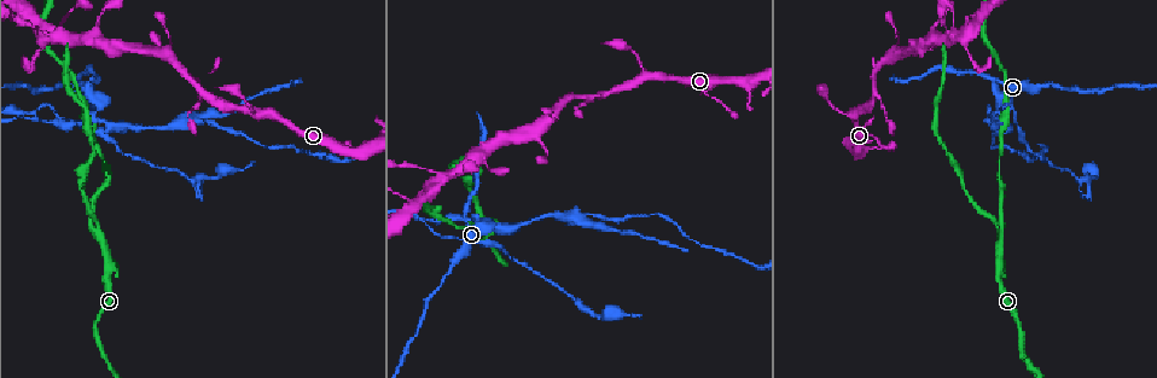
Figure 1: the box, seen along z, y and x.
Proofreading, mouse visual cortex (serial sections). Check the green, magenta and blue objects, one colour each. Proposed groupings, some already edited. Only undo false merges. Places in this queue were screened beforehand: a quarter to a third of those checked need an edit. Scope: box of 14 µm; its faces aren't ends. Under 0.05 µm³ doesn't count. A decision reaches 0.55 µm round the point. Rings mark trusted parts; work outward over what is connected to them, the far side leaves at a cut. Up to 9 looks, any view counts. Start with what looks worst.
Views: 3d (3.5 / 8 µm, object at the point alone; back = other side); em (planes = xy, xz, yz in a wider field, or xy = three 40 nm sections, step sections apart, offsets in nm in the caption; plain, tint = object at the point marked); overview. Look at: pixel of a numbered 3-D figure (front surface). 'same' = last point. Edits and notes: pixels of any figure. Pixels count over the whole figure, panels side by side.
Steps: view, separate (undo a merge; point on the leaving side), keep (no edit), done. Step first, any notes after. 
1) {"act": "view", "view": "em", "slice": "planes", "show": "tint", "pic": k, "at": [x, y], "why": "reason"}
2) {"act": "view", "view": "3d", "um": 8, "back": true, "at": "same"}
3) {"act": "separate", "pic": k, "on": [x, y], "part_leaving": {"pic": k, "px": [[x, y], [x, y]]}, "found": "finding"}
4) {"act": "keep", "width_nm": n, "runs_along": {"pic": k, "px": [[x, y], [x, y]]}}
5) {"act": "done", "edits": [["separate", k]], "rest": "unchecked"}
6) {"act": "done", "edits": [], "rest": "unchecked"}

{"act": "view", "view": "3d", "um": 3.5, "pic": 1, "at": [99, 237], "why": "two arms at a narrow angle"}

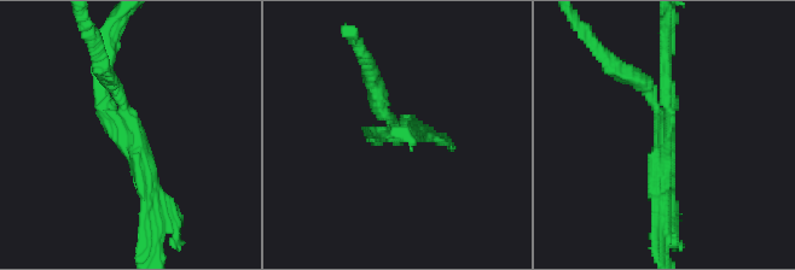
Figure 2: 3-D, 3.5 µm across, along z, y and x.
{"act": "view", "view": "em", "slice": "xy", "step": 5, "show": "tint", "pic": 2, "at": [133, 141], "why": "shape alone is not enough"}

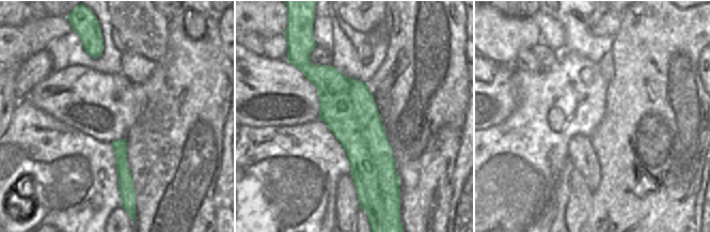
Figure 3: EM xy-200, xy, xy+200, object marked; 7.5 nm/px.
{"act": "separate", "pic": 2, "on": [663, 76], "arms": 3, "arm_widths_nm": [200, 200, 200], "part_leaving": {"pic": 2, "px": [[665, 182], [671, 111], [668, 75]]}, "found": "two cells meet here"}

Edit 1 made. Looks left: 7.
{"act": "view", "view": "overview", "why": "see it whole again"}

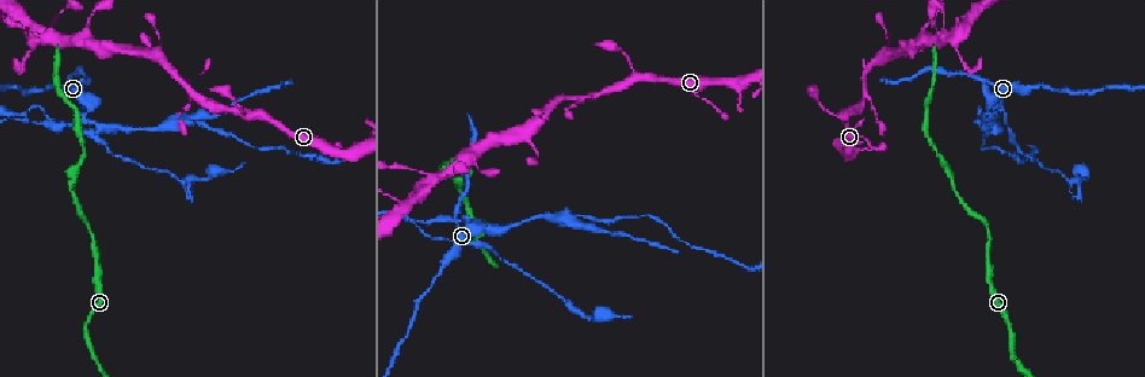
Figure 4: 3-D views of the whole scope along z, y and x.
{"act": "view", "view": "3d", "um": 8, "pic": 4, "at": [85, 114], "why": "branch point"}

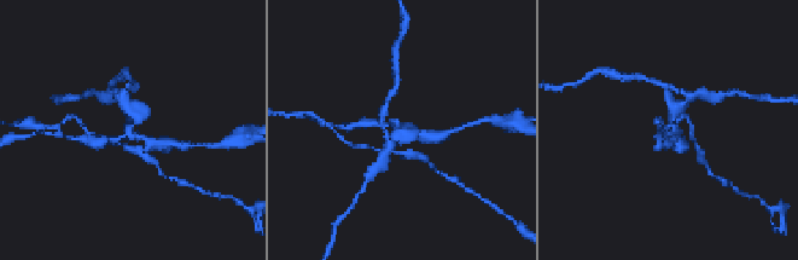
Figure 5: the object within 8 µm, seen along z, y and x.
{"act": "view", "view": "em", "slice": "planes", "show": "tint", "pic": 5, "at": [672, 131], "arms": 3, "arm_widths_nm": [150, 250, 300]}

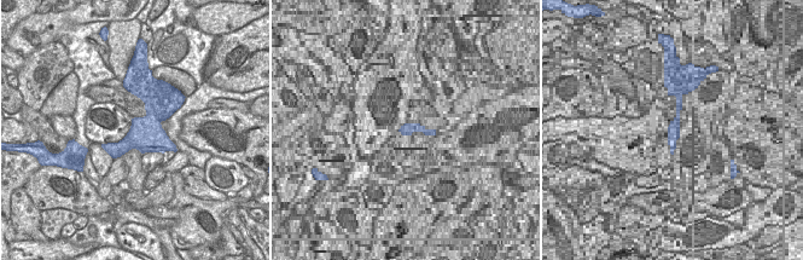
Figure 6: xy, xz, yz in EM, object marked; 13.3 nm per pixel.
{"act": "separate", "pic": 5, "on": [675, 143], "found": "two cells meet here"}

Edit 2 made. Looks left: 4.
{"act": "view", "view": "3d", "um": 3.5, "pic": 4, "at": [640, 79], "why": "two arms in line, one across"}

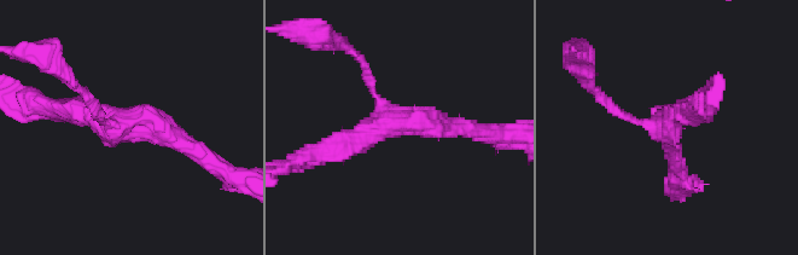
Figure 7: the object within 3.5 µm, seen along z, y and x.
{"act": "view", "view": "em", "slice": "xy", "step": 5, "show": "tint", "pic": 7, "at": [664, 120], "arms": 3, "arm_widths_nm": [150, 250, 300], "why": "shape alone is not enough"}

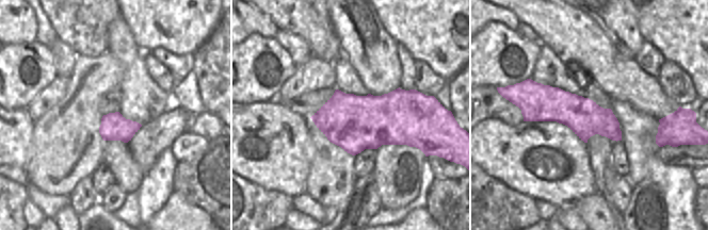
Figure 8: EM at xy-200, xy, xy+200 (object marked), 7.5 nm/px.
{"act": "keep", "runs_along": {"pic": 7, "px": [[193, 149], [145, 119], [52, 108]]}, "found": "one cell here"}

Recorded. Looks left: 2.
{"act": "view", "view": "3d", "um": 3.5, "back": true, "pic": 4, "at": [480, 168], "why": "thin neck"}

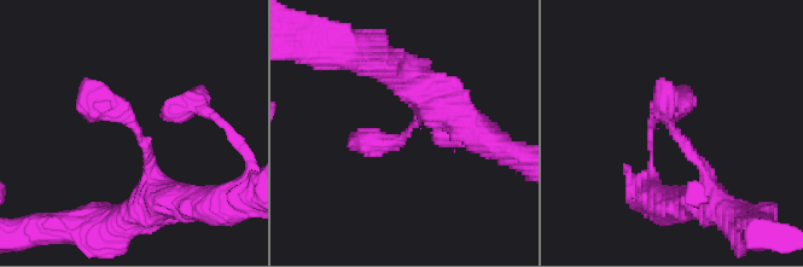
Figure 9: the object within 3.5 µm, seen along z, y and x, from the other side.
{"act": "view", "view": "em", "slice": "xy", "step": 2, "show": "tint", "pic": 9, "at": [408, 133], "arm_widths_nm": [200, 300], "why": "now the EM"}

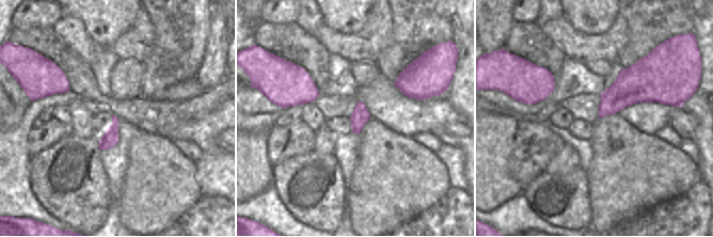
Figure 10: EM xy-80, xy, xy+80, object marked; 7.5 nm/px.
{"act": "keep", "runs_along": {"pic": 9, "px": [[161, 201], [139, 133], [83, 81]]}, "found": "continuous, no second cell"}

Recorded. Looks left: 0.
{"act": "done", "edits": [["separate", 2], ["separate", 5]], "rest": "unchecked"}

